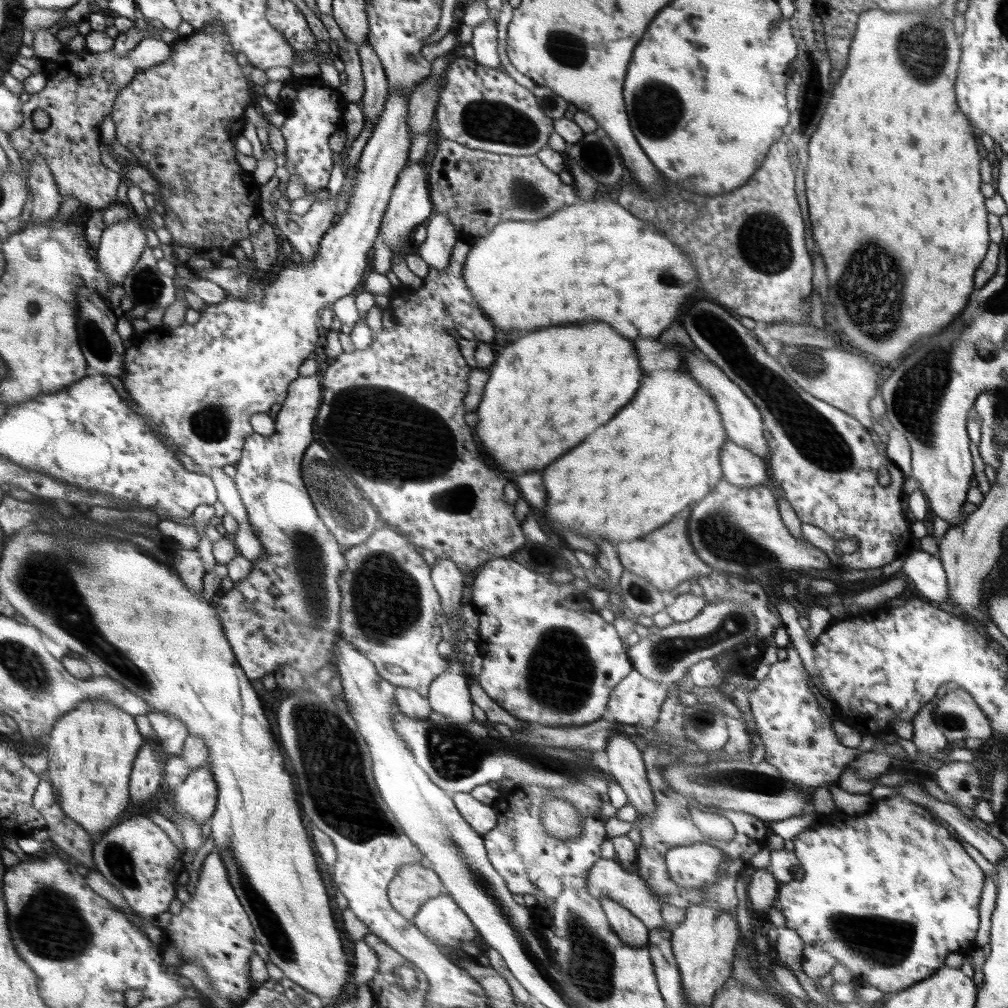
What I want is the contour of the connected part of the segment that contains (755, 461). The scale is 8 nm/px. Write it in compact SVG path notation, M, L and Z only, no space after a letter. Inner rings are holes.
M728 440L720 453L723 478L734 486L751 487L769 483L766 460Z

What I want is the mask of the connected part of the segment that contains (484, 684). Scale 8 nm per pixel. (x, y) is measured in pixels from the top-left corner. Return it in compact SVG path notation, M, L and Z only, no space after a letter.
M496 558L486 562L476 572L476 579L472 586L471 604L474 607L474 612L478 615L480 627L478 628L480 641L478 642L477 654L482 656L483 665L480 674L476 677L484 692L490 697L500 708L504 708L508 714L511 714L516 719L528 720L532 724L540 723L544 726L559 727L559 726L582 726L590 725L592 722L598 721L601 717L608 714L608 700L614 687L627 676L632 670L632 664L628 660L624 652L624 646L620 642L620 636L616 634L614 626L604 622L594 608L590 606L590 602L574 590L572 584L550 584L546 576L532 572L530 568L526 568L524 560L512 560L506 558Z

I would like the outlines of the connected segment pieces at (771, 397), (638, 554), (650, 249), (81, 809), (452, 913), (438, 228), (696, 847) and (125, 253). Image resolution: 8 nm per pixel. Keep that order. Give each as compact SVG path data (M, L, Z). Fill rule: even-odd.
M708 298L694 299L692 306L688 307L685 316L681 318L681 323L696 348L702 351L708 360L716 363L716 366L719 366L763 413L770 439L774 441L768 464L771 466L776 482L785 492L785 499L790 502L801 522L822 528L835 541L846 540L846 538L857 540L858 550L854 554L837 552L848 571L864 572L880 569L896 559L913 553L915 537L910 531L912 522L902 511L900 503L905 496L903 484L906 478L898 466L894 465L887 456L879 453L878 446L871 439L868 429L859 420L851 414L846 414L839 407L816 398L815 395L804 390L795 379L788 378L789 374L786 374L780 366L782 363L764 352L764 348L754 338L752 329L740 326L740 322L734 320L726 312L726 308L722 310L714 301ZM883 466L886 466L891 476L887 486L880 485L877 479L878 469Z
M688 506L688 510L684 510L684 514L680 514L680 518L672 518L672 522L668 522L668 526L661 526L645 537L616 542L617 555L624 571L632 572L638 578L644 578L646 582L650 582L656 590L660 590L662 593L676 588L680 584L680 580L684 582L688 578L704 577L712 573L712 567L701 562L688 538L686 524L688 524L690 512L692 512L692 506Z
M596 198L592 202L581 200L580 203L558 210L554 218L544 218L538 221L506 221L501 225L496 225L486 237L480 237L470 244L472 250L464 264L464 279L467 286L474 293L475 302L482 307L483 313L490 317L494 328L499 328L502 332L510 334L510 330L520 330L520 332L530 332L538 328L548 328L548 326L562 326L562 324L584 324L584 322L612 322L620 334L628 334L628 338L655 338L660 337L660 332L664 332L672 322L674 314L676 318L682 314L684 304L688 302L688 294L692 290L693 298L695 292L700 290L698 282L698 270L695 265L686 260L686 256L662 234L654 230L654 226L638 220L632 216L628 210L624 210L620 204L616 204L610 198Z
M84 701L74 710L63 714L48 734L47 772L53 784L53 793L68 818L75 820L91 836L102 836L108 828L117 825L128 808L128 780L135 758L146 740L140 734L132 714L107 701Z
M440 894L436 898L426 901L411 921L429 940L436 940L438 944L441 944L440 948L444 946L452 948L450 951L454 953L462 954L462 950L458 947L460 942L473 942L479 936L471 918L468 918L467 913L448 894Z
M435 213L430 216L430 222L425 226L427 236L420 245L417 255L436 270L446 270L449 260L458 241L454 225L450 223L448 214Z
M692 843L669 848L664 860L670 878L680 888L691 890L713 886L717 882L725 855L718 847Z
M132 215L128 220L106 227L98 246L98 263L103 274L116 283L120 291L127 274L139 262L143 250L147 248L144 225L150 222Z

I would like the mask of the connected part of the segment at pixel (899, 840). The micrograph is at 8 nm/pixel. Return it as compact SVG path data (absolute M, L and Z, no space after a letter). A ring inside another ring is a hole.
M890 796L877 800L872 812L866 816L860 814L854 820L848 820L844 824L836 826L827 826L820 822L804 832L800 832L793 839L793 853L801 864L801 876L789 883L781 883L777 894L776 903L782 906L782 912L785 916L785 926L796 931L796 934L803 939L805 945L819 946L825 950L850 970L852 976L864 976L865 984L875 986L882 992L900 992L906 990L927 977L932 976L938 969L945 965L946 957L950 953L968 953L975 947L976 932L978 932L978 905L980 894L984 886L985 873L978 864L966 853L959 840L953 835L952 831L934 814L927 809L910 802L903 796Z

